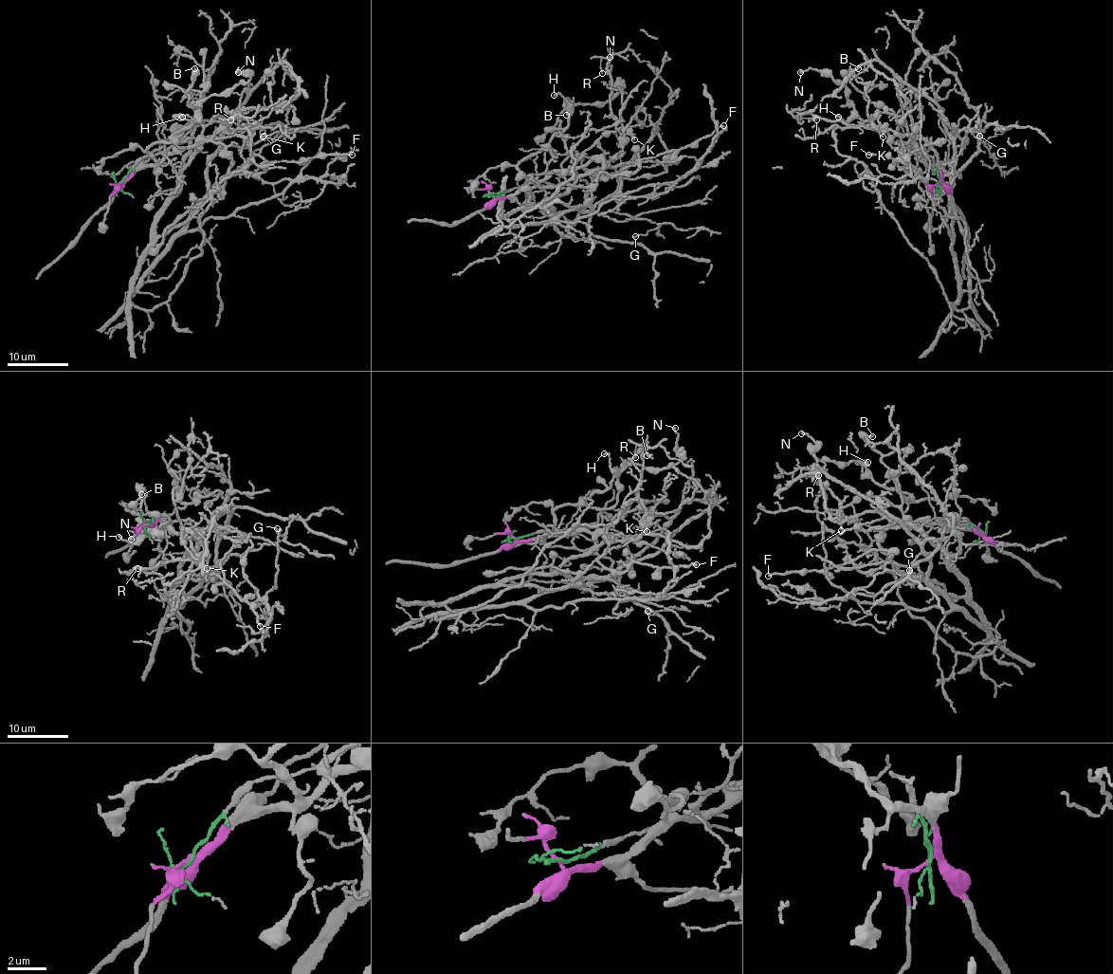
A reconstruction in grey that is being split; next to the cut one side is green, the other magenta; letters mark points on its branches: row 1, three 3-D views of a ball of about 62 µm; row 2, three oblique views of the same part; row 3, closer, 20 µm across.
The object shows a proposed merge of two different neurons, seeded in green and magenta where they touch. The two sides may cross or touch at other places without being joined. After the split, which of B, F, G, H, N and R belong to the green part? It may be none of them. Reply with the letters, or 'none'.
G, R

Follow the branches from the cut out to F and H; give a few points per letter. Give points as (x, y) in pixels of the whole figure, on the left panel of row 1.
F: (119, 181), (185, 146), (205, 141), (218, 141), (225, 148), (232, 174), (258, 174), (272, 161), (352, 156)
H: (119, 181), (155, 163), (146, 151), (155, 143), (166, 143), (197, 119), (181, 117)

